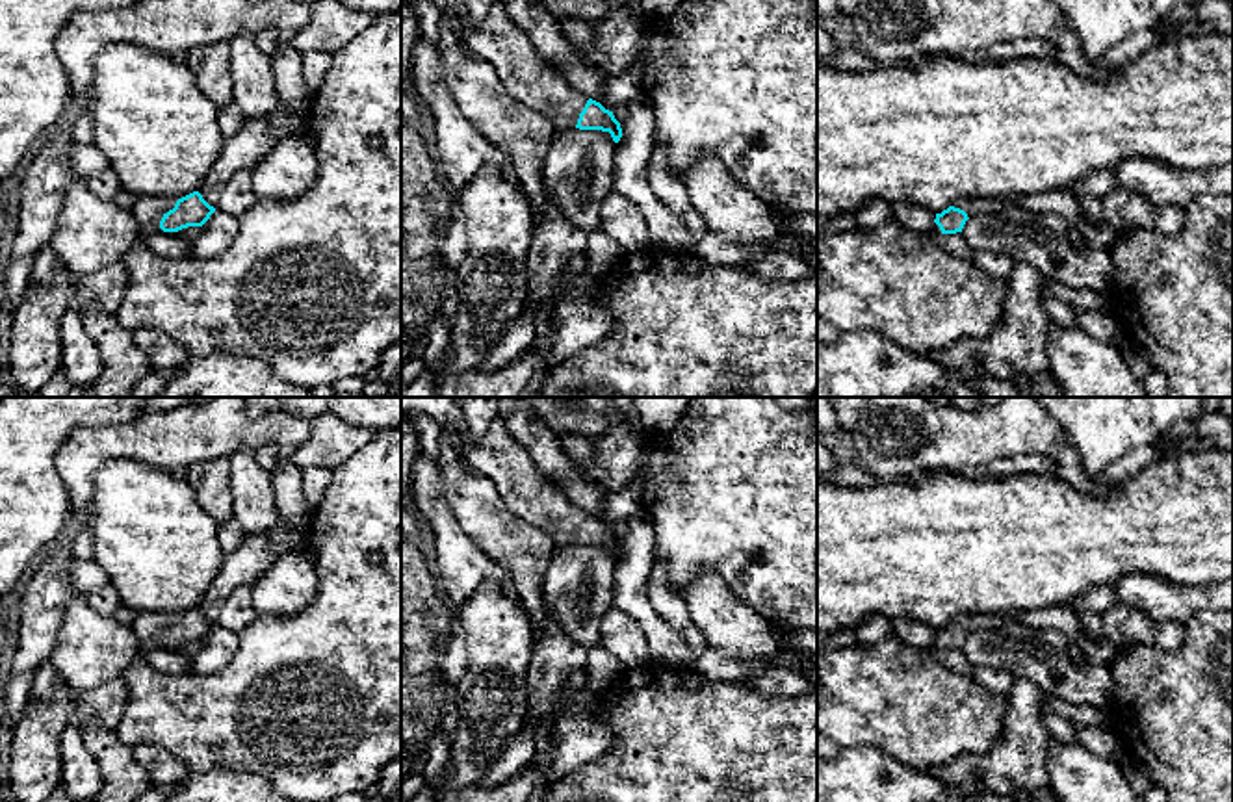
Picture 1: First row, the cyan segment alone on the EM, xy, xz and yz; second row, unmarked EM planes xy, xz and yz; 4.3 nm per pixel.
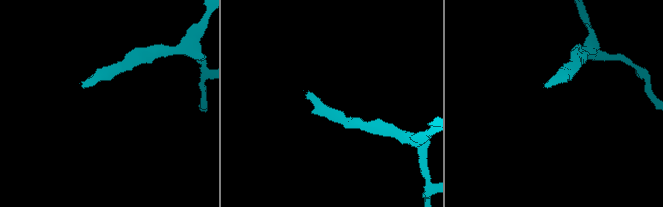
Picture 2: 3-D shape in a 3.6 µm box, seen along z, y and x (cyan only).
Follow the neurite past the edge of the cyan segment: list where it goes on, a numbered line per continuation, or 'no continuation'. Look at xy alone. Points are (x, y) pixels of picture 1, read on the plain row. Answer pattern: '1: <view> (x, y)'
1: xy (147, 628)

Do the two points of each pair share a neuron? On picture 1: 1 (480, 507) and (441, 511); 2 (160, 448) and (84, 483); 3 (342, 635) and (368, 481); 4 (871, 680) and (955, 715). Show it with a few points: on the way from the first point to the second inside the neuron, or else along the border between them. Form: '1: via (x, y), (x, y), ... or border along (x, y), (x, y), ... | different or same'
1: border along (439, 466), (444, 502), (461, 530), (476, 544) | different
2: via (138, 446), (108, 446), (93, 461) | same
3: via (359, 600), (359, 550), (368, 541), (368, 520) | same
4: via (892, 695), (925, 715), (934, 715) | same

